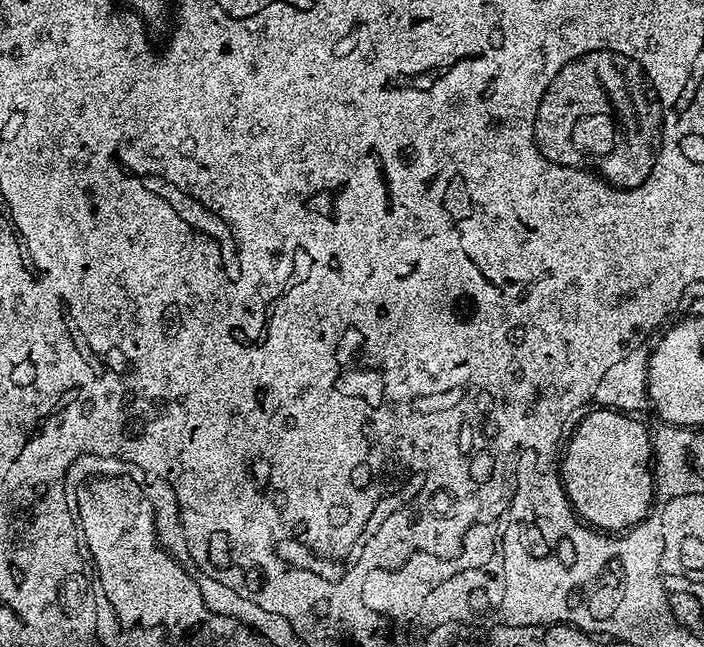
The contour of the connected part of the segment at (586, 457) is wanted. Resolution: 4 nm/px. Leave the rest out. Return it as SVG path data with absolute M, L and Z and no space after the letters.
M603 406L593 407L566 441L566 447L562 452L562 479L564 481L564 493L568 495L573 510L576 511L576 515L580 517L583 523L605 534L623 534L627 532L629 528L648 517L654 503L654 440L650 435L650 428L648 432L647 426L640 421L640 418L627 412Z

